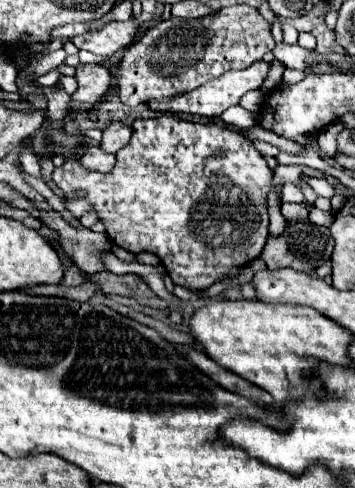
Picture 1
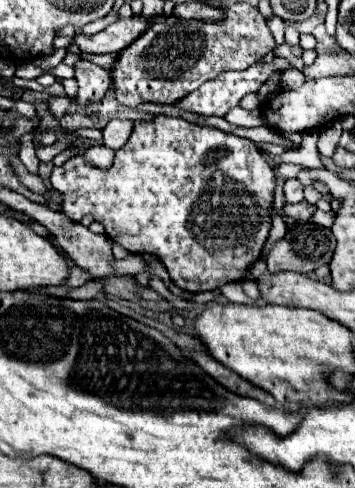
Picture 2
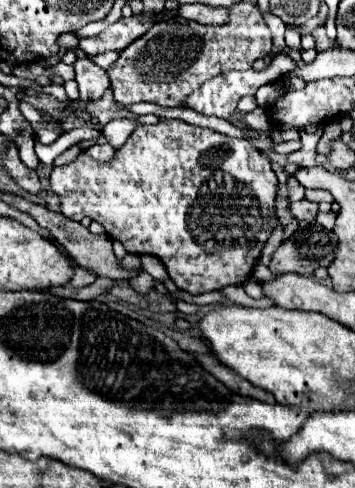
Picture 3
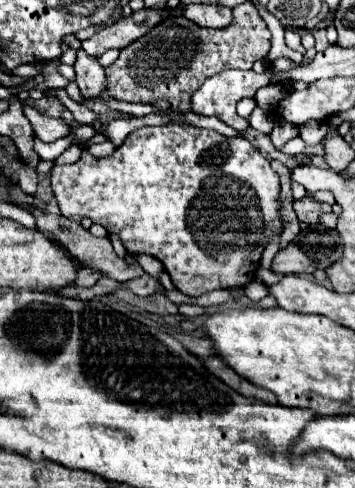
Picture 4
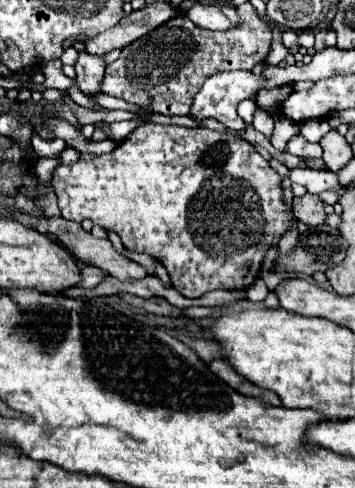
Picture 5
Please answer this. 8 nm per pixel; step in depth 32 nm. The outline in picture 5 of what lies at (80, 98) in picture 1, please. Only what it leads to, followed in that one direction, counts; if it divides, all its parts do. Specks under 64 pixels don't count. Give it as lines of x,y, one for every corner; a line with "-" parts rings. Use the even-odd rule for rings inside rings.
80,52
80,58
76,62
76,84
78,88
88,94
94,96
100,92
100,82
104,78
104,68
106,62
102,56
92,56
88,52

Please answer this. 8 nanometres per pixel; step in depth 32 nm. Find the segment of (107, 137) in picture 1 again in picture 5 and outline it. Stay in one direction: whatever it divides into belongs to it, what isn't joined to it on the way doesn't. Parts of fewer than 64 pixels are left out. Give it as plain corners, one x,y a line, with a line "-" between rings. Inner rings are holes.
130,120
130,122
112,122
112,124
108,126
108,132
110,132
110,136
112,136
116,142
120,142
120,140
124,140
130,132
134,132
138,126
142,126
142,122
136,122
136,120

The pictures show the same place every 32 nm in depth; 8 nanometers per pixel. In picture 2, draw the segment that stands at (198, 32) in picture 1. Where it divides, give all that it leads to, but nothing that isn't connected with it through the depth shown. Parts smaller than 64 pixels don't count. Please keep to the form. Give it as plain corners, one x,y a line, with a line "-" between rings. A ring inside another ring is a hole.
246,2
226,8
226,20
216,24
168,16
162,22
154,22
132,46
120,52
120,58
110,70
110,78
116,100
124,106
134,108
142,102
176,104
176,100
182,100
220,72
250,68
272,52
274,46
264,16
256,6

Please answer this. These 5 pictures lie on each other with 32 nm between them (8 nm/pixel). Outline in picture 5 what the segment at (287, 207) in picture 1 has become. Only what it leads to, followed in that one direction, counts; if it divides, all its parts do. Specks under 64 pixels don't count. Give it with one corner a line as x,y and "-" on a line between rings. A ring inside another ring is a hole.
304,194
300,198
294,196
294,204
292,204
292,212
294,216
304,222
306,226
320,226
326,220
326,212
324,212
324,202
318,196
312,194

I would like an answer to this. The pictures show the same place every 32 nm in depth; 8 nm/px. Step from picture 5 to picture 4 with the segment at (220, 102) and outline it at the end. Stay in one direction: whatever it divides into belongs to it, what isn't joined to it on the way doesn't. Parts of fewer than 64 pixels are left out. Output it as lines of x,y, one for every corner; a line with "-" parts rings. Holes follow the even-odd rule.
228,70
228,72
216,74
216,76
210,76
202,84
202,88
192,94
192,112
202,114
202,116
216,116
222,122
226,122
228,126
236,128
238,132
244,132
248,128
248,122
236,114
236,104
242,98
254,98
256,90
262,86
268,86
270,78
272,78
272,72
268,72
268,70
262,74
256,74
254,70

